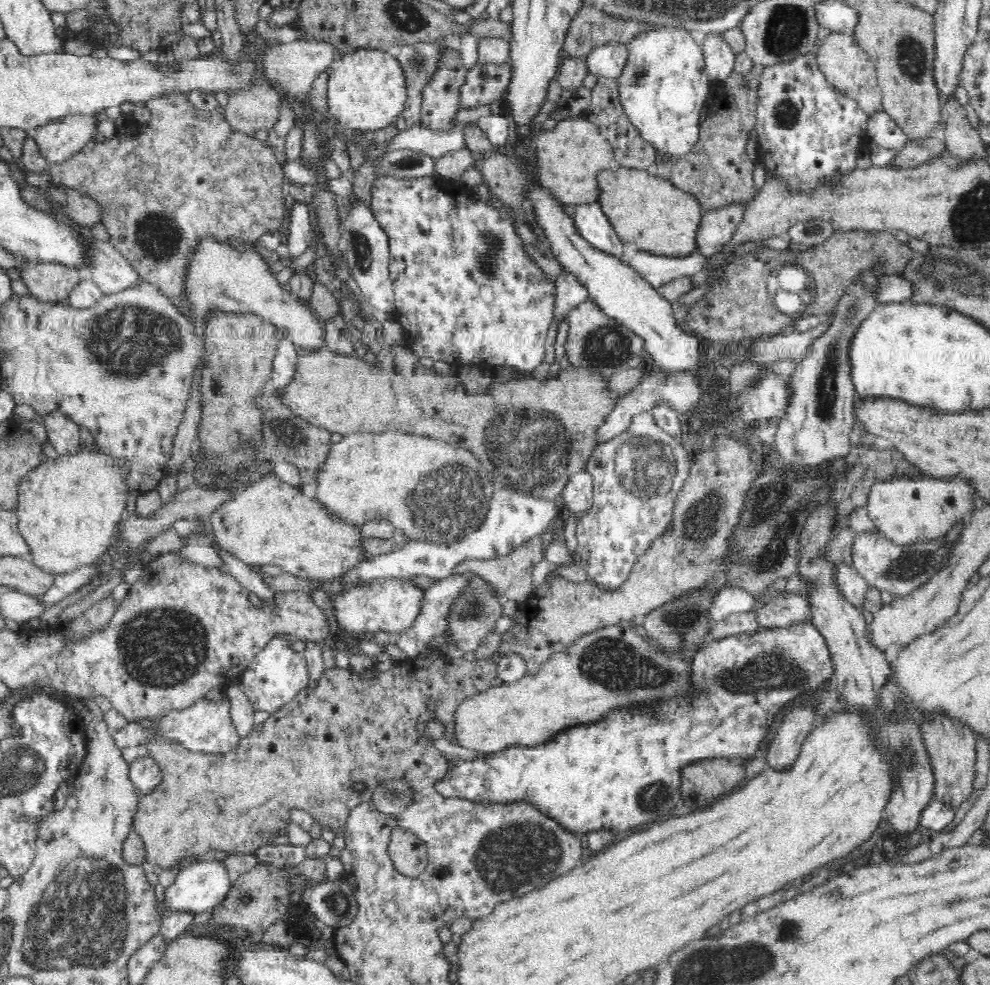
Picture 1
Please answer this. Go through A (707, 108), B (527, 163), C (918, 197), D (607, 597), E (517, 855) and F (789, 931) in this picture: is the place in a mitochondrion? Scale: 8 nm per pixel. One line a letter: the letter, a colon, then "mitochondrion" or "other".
A: other
B: other
C: other
D: other
E: mitochondrion
F: mitochondrion

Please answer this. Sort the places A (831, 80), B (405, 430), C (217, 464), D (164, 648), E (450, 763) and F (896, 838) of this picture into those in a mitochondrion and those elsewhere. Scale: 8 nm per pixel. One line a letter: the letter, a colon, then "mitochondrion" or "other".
A: other
B: other
C: mitochondrion
D: mitochondrion
E: other
F: other

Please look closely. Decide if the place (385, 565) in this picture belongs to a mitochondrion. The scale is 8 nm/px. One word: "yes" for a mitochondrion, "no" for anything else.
no

